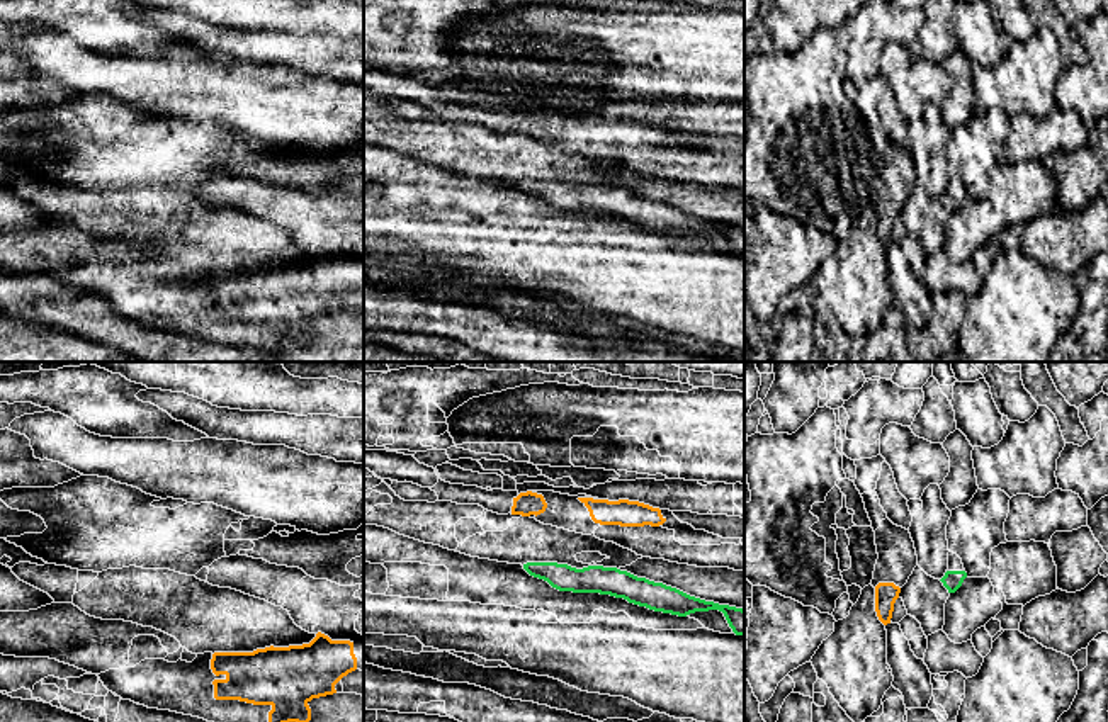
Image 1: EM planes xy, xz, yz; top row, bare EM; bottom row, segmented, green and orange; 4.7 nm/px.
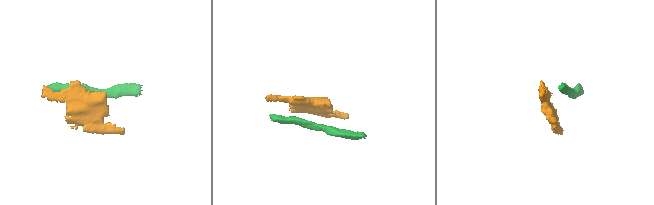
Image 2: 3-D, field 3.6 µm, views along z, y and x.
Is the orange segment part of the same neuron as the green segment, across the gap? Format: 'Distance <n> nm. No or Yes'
Distance 200 nm. No

